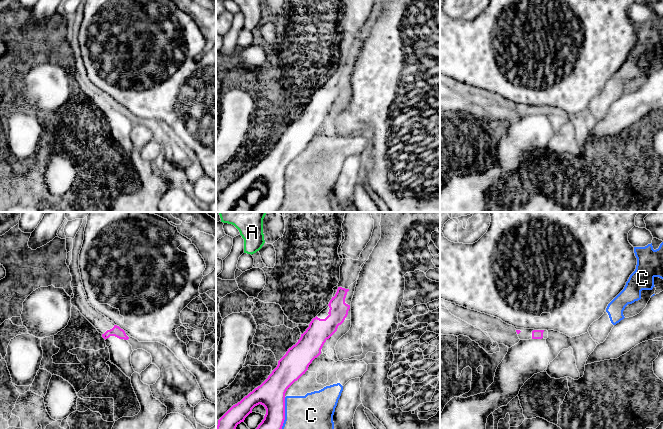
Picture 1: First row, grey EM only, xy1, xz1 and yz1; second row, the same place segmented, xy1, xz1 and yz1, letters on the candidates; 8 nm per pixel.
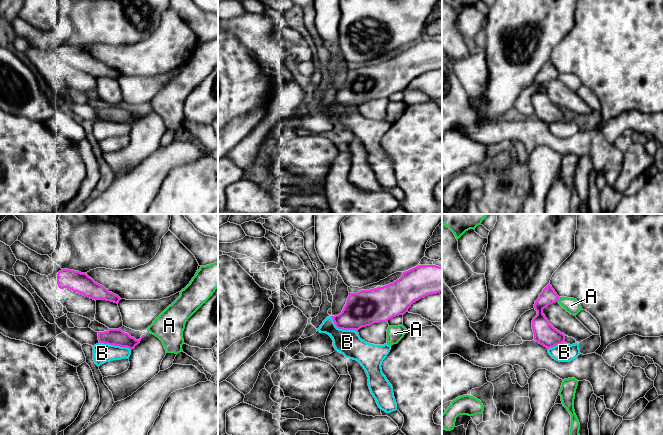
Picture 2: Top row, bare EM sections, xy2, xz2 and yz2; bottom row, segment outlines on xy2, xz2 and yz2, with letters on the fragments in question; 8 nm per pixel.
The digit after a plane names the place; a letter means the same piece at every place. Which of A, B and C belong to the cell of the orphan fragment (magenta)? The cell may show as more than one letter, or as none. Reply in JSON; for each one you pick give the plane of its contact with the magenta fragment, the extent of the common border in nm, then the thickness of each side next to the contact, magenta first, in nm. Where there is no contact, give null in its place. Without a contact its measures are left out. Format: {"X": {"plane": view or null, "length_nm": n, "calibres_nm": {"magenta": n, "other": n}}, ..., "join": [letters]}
{"join": []}

